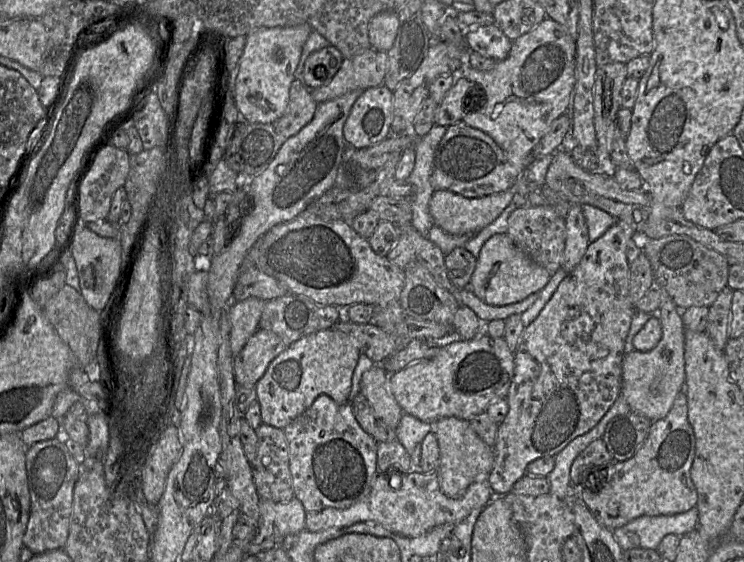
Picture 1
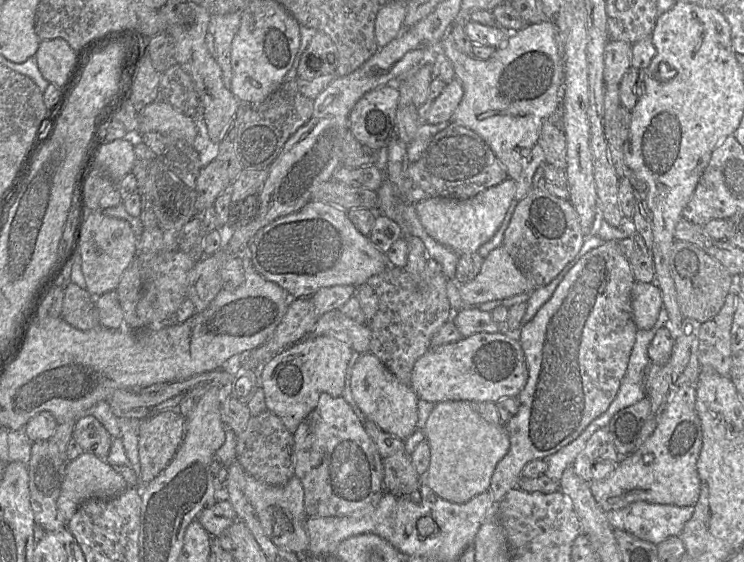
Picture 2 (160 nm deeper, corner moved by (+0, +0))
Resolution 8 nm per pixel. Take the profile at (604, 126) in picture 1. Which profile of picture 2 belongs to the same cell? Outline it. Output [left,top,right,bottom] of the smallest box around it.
[604,40,632,85]

